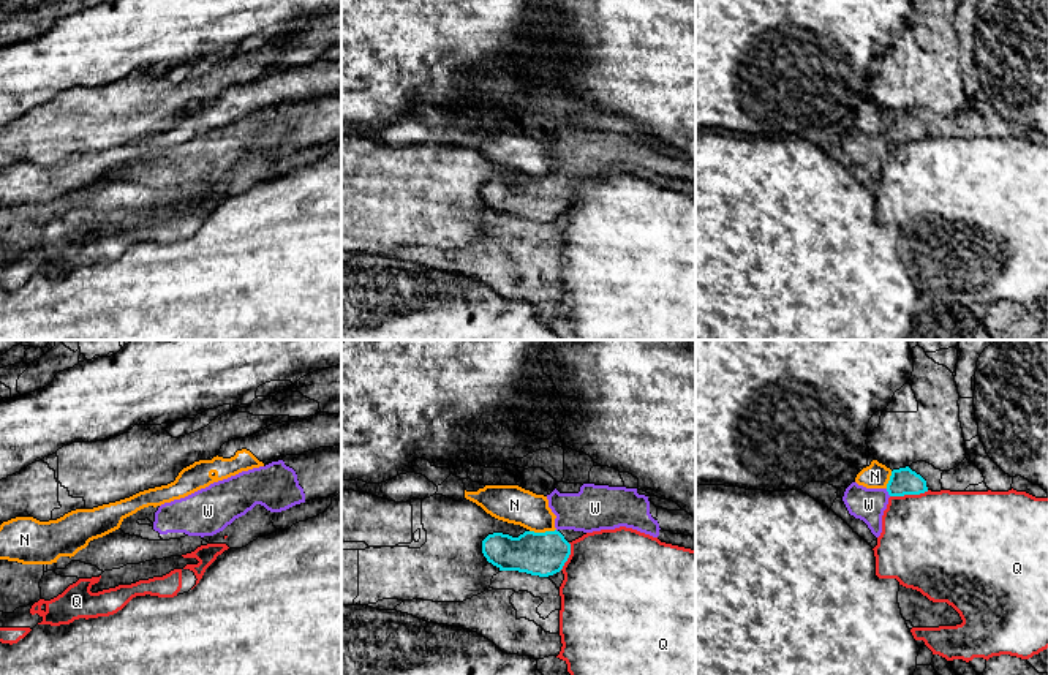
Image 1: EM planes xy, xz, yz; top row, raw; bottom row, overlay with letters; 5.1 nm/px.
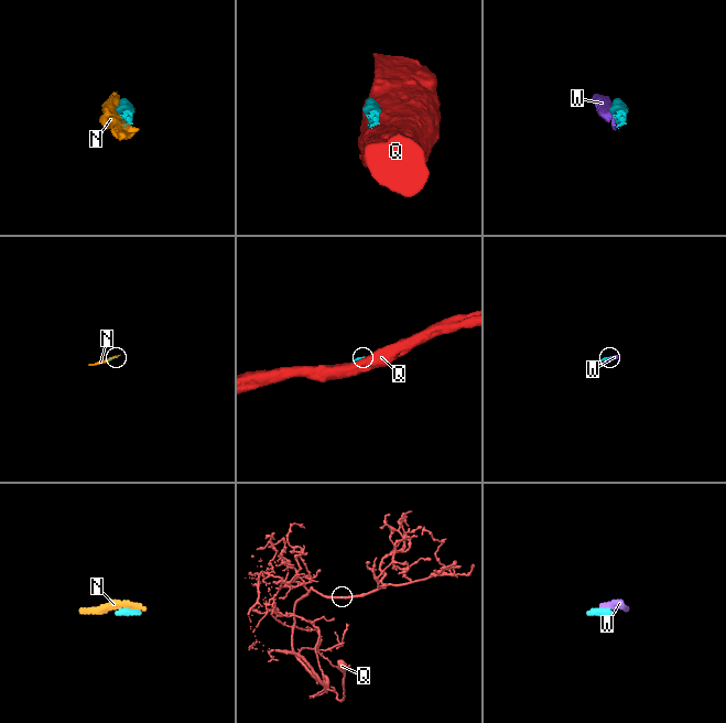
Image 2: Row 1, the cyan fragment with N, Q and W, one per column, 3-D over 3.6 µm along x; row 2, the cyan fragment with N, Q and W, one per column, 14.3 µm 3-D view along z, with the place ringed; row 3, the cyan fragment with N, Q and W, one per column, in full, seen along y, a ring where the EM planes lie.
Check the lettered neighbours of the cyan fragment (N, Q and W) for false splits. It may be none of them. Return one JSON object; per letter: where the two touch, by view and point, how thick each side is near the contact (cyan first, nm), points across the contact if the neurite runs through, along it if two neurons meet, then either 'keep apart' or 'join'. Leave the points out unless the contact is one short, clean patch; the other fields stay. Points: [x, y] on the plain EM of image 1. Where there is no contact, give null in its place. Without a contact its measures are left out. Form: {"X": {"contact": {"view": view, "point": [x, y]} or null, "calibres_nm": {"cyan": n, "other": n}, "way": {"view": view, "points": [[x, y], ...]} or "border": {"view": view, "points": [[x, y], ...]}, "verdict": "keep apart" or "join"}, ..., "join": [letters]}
{"N": {"contact": {"view": "xz", "point": [542, 179]}, "calibres_nm": {"cyan": 220, "other": 190}, "verdict": "keep apart"}, "Q": {"contact": {"view": "yz", "point": [909, 139]}, "calibres_nm": {"cyan": 140, "other": 480}, "verdict": "keep apart"}, "W": {"contact": {"view": "yz", "point": [887, 136]}, "calibres_nm": {"cyan": 140, "other": 170}, "way": {"view": "yz", "points": [[904, 127], [887, 136], [868, 150]]}, "verdict": "join"}, "join": ["W"]}

